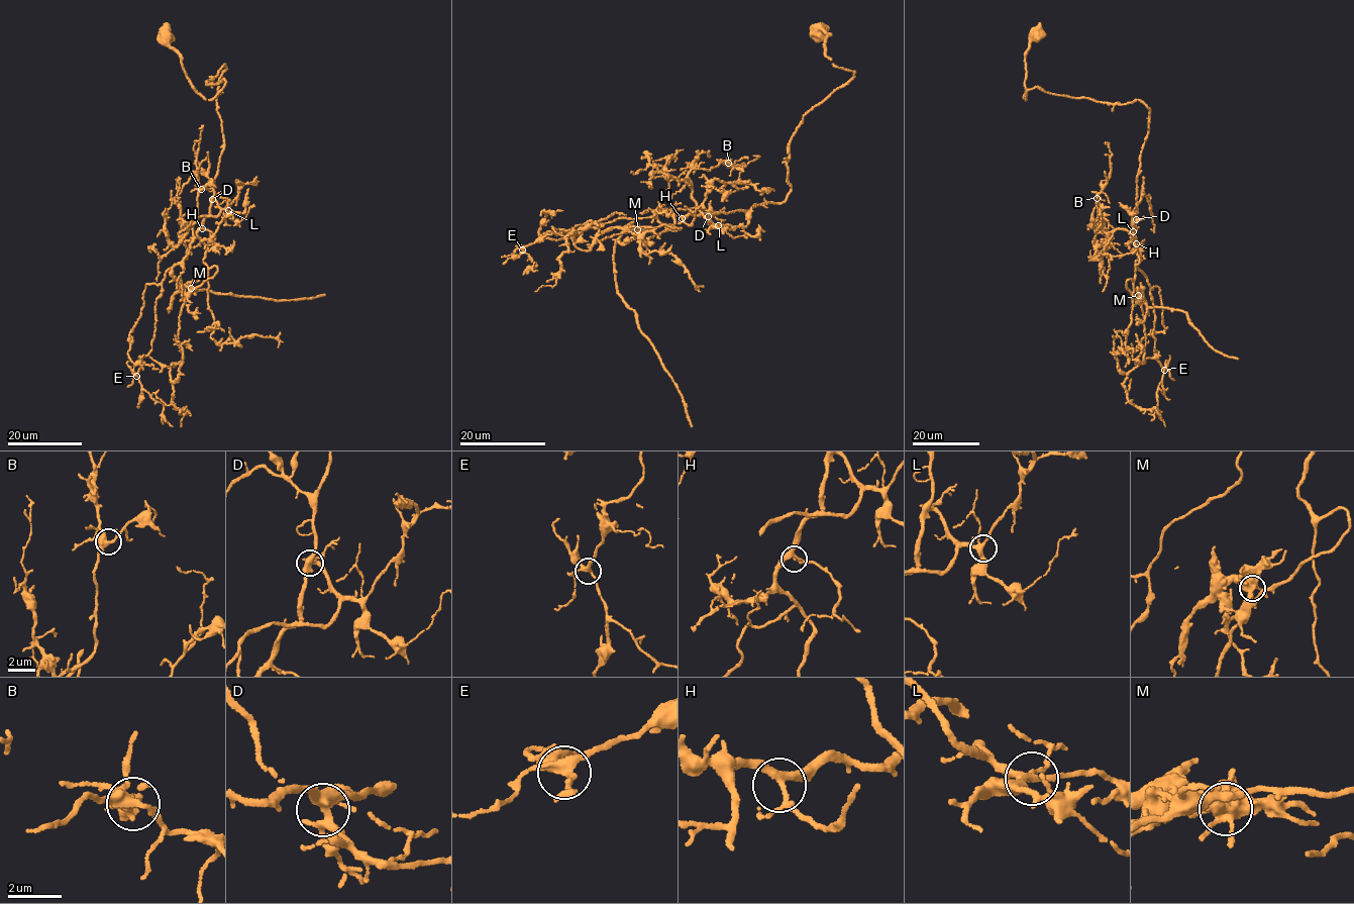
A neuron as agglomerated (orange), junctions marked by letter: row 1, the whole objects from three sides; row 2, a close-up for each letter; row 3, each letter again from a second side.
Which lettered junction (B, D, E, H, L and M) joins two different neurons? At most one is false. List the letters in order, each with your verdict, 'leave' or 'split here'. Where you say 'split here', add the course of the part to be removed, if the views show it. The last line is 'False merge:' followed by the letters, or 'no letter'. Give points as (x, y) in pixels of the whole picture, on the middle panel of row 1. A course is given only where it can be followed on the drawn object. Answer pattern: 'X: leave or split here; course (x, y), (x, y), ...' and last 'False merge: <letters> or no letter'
B: leave
D: leave
E: leave
H: leave
L: leave
M: split here; course (637, 230), (628, 228), (617, 239), (614, 254), (616, 289), (632, 309), (637, 324), (682, 396), (692, 426)
False merge: M

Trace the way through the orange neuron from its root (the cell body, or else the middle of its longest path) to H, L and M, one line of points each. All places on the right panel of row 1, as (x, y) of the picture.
H: (1035, 35), (1025, 58), (1025, 99), (1037, 87), (1115, 104), (1139, 100), (1149, 109), (1132, 224), (1136, 243)
L: (1035, 35), (1025, 58), (1025, 99), (1027, 90), (1037, 87), (1115, 104), (1139, 100), (1149, 109), (1133, 231)
M: (1035, 35), (1025, 99), (1037, 87), (1149, 109), (1139, 262), (1126, 285), (1139, 296)

